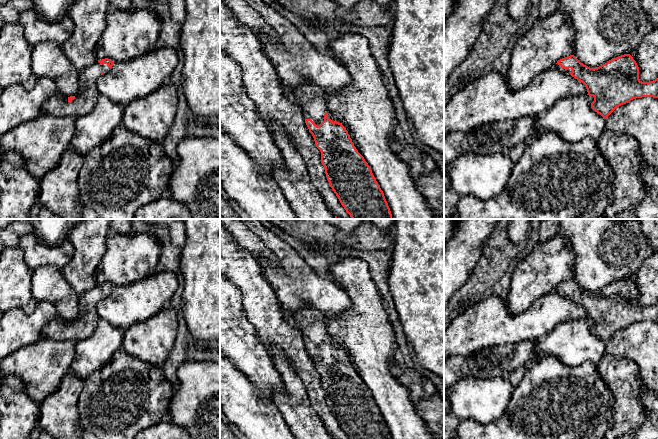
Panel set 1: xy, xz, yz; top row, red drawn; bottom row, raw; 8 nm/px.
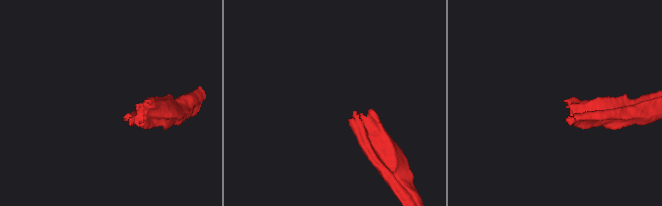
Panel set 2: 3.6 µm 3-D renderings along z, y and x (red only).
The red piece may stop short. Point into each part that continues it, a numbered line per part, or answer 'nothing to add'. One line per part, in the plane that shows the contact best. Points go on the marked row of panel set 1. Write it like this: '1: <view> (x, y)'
1: xz (312, 99)

